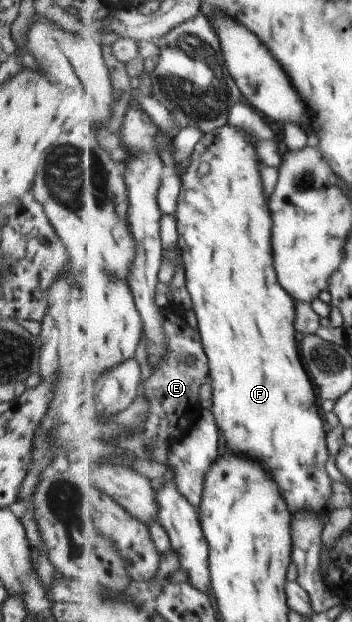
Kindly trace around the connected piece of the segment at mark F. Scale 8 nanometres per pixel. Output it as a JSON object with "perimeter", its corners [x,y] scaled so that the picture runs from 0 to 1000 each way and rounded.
{"perimeter":[[[636,203],[619,206],[602,215],[585,215],[568,232],[557,235],[551,251],[540,251],[531,262],[531,275],[520,280],[520,307],[509,322],[509,336],[500,344],[509,354],[509,395],[517,399],[528,424],[531,463],[545,473],[551,500],[563,514],[563,527],[577,537],[577,551],[591,553],[591,572],[602,572],[602,608],[608,608],[608,624],[614,624],[614,650],[608,650],[608,666],[619,672],[625,688],[642,695],[653,720],[682,730],[710,730],[727,740],[750,740],[773,759],[784,759],[784,772],[807,778],[807,791],[818,791],[818,807],[847,822],[898,822],[903,826],[932,828],[952,814],[940,801],[946,778],[938,762],[932,762],[932,740],[938,740],[932,695],[926,695],[926,678],[903,653],[903,633],[898,621],[886,617],[858,572],[847,559],[847,534],[841,534],[841,482],[824,476],[824,469],[795,457],[790,437],[778,428],[778,350],[767,338],[767,325],[750,309],[750,293],[744,293],[744,264],[733,251],[733,235],[722,219],[710,219],[699,209],[670,206],[670,203]]]}

